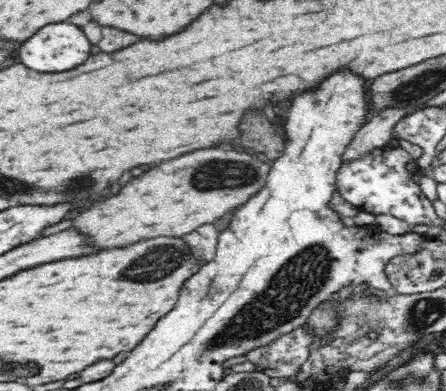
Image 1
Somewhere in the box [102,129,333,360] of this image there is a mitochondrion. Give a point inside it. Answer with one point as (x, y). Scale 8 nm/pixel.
(216, 174)

